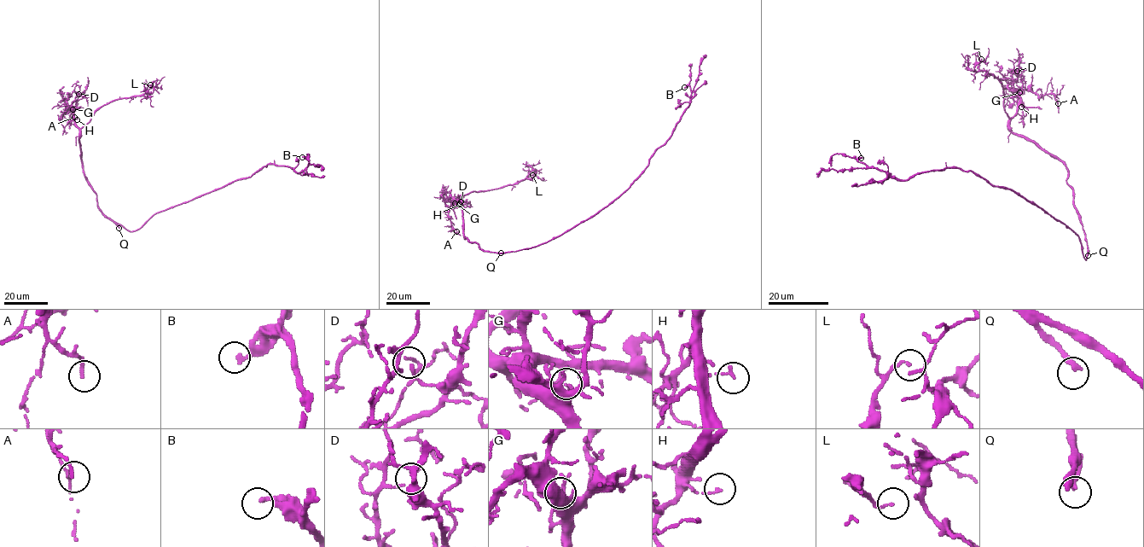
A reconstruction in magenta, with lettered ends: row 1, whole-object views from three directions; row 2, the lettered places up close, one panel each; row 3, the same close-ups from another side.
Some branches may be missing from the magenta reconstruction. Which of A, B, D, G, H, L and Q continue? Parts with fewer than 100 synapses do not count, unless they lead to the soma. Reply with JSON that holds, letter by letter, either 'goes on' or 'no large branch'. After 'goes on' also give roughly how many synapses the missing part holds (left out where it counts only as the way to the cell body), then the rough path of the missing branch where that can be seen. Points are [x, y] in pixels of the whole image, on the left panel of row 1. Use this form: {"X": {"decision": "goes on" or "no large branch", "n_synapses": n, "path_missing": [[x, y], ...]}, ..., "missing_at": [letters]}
{"A": {"decision": "no large branch"}, "B": {"decision": "no large branch"}, "D": {"decision": "no large branch"}, "G": {"decision": "no large branch"}, "H": {"decision": "no large branch"}, "L": {"decision": "no large branch"}, "Q": {"decision": "goes on", "path_missing": [[119, 228], [120, 236], [105, 247], [101, 257], [78, 269], [72, 264], [74, 261]]}, "missing_at": ["Q"]}

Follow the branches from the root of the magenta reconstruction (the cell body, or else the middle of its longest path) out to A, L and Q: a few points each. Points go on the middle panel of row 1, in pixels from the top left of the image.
A: (532, 247), (496, 253), (470, 242), (464, 235), (462, 195), (452, 201), (449, 212), (456, 231)
L: (532, 247), (496, 253), (470, 242), (464, 235), (461, 198), (472, 191), (517, 183), (529, 173), (532, 175)
Q: (532, 247), (501, 253)

